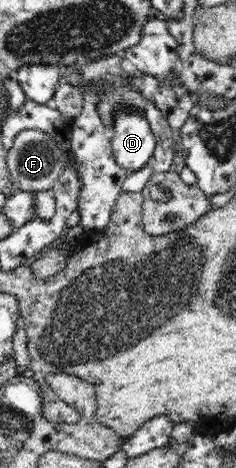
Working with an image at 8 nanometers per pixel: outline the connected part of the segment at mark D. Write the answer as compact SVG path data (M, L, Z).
M119 107L110 130L112 154L128 173L147 165L157 150L156 139L146 116L137 110Z

